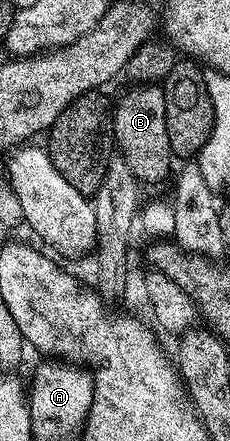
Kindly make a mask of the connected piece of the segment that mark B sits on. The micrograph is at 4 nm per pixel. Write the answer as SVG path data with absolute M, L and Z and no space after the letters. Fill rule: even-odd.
M139 85L130 88L112 110L114 140L121 161L135 175L139 183L162 182L170 174L172 151L168 140L166 101L161 85Z

